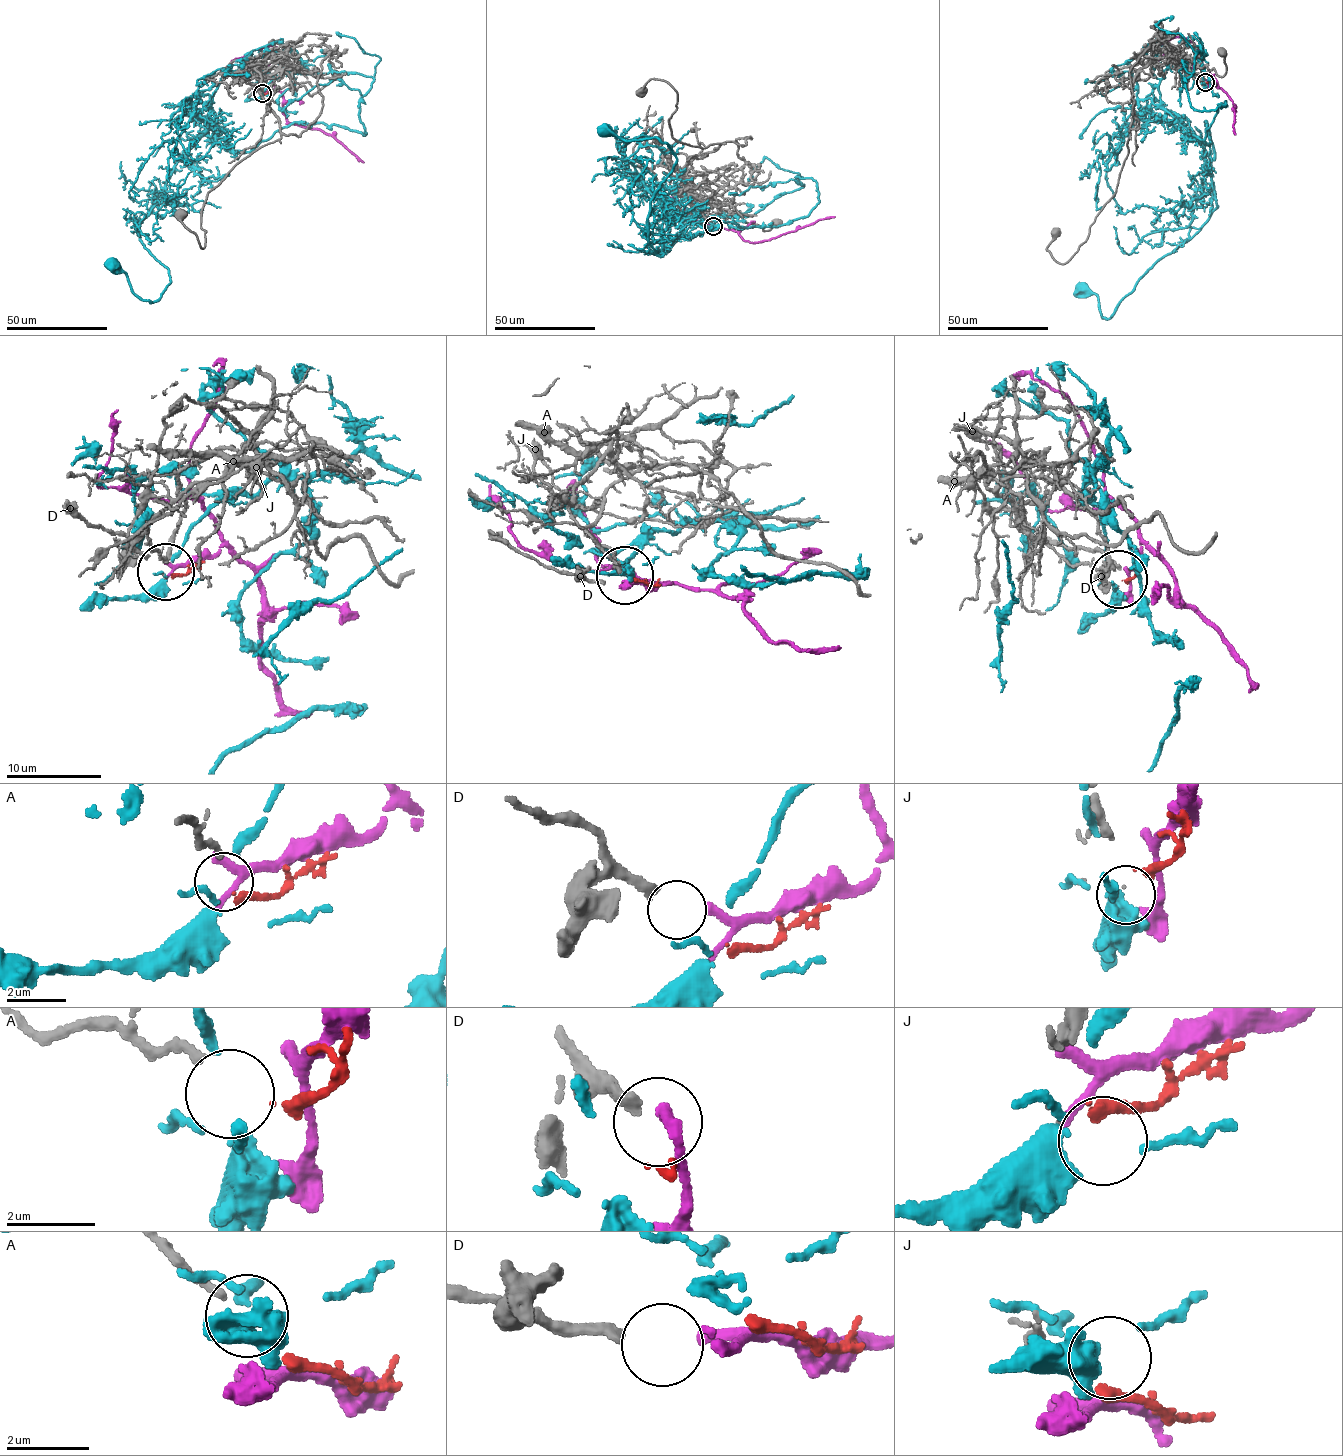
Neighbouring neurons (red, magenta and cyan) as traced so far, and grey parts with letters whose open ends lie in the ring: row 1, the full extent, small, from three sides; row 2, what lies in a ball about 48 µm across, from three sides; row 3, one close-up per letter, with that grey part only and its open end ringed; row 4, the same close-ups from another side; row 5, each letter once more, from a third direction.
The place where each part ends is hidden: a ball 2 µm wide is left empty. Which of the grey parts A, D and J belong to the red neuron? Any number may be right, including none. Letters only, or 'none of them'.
A

